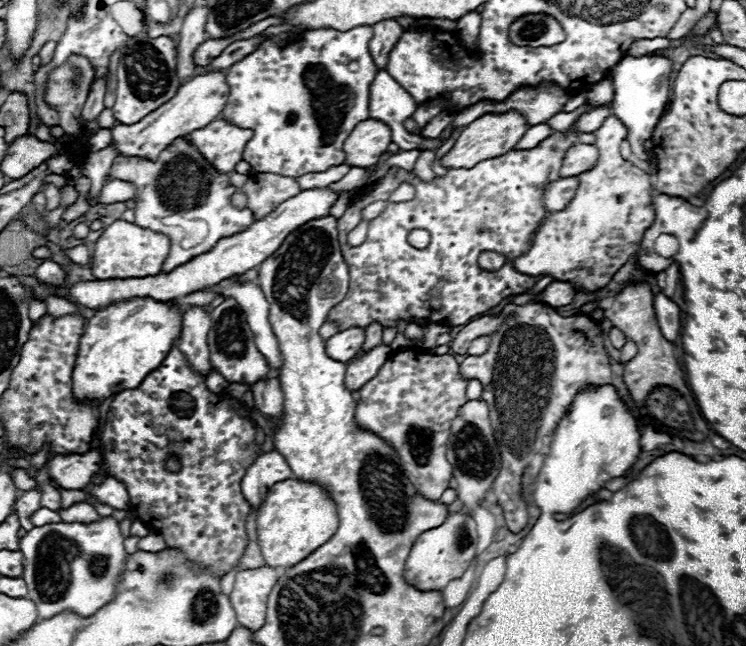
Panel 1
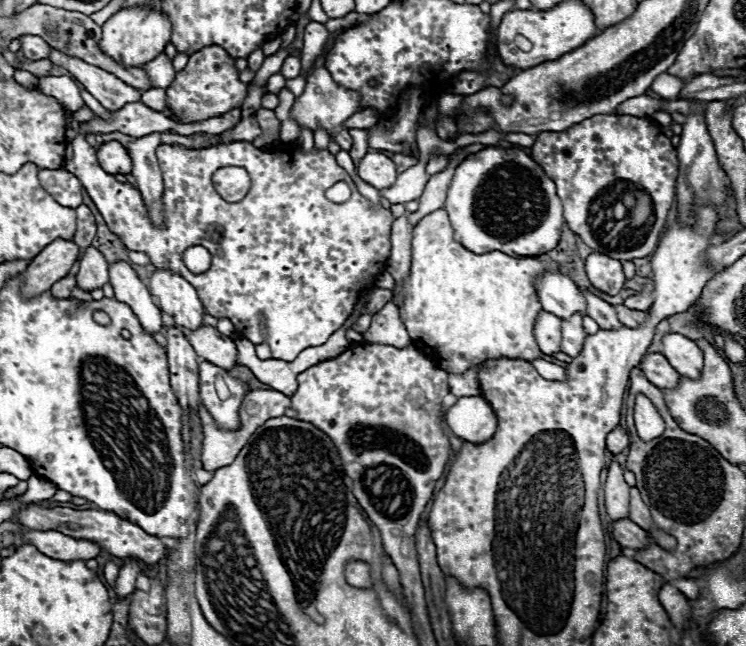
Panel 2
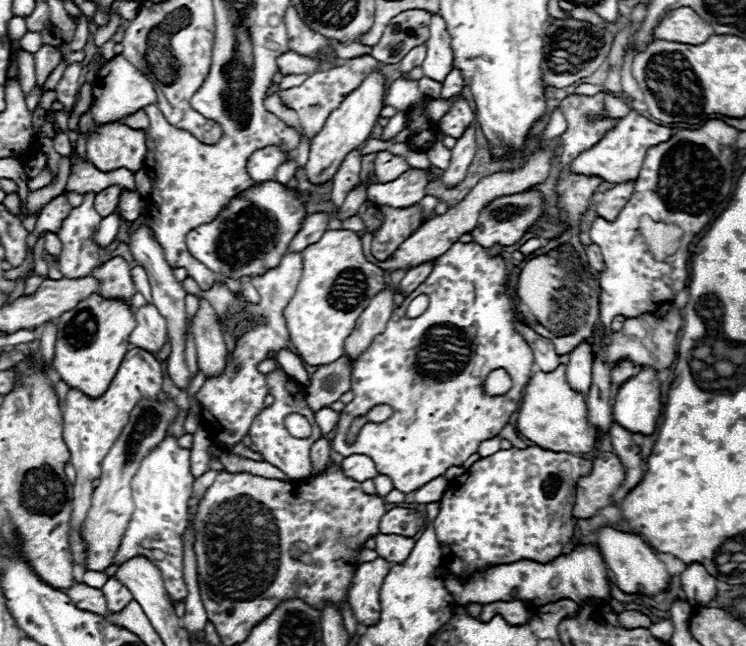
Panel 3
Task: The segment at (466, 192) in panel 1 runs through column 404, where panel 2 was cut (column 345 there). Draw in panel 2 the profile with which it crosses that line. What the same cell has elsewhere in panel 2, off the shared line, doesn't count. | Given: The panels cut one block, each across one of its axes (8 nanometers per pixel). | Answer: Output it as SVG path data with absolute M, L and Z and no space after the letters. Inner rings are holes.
M78 134L78 136L72 140L72 148L74 148L74 156L72 156L72 160L66 162L64 168L66 168L68 172L72 172L74 176L78 176L78 180L82 182L82 186L86 188L86 192L90 192L90 198L94 200L96 208L98 208L100 214L104 216L108 228L122 238L124 246L126 246L128 250L132 250L132 252L144 252L156 268L172 268L172 270L180 272L180 274L198 290L198 296L200 296L200 300L202 300L202 304L204 304L204 310L206 310L208 314L212 314L212 316L216 316L216 318L230 318L232 324L236 326L236 330L240 332L240 336L248 338L248 340L254 342L254 344L266 342L266 344L270 346L272 358L292 362L304 348L324 344L324 342L348 320L348 316L350 316L352 310L354 310L356 300L374 284L376 276L378 276L380 272L384 272L384 268L386 268L386 260L388 260L388 256L390 256L390 226L392 226L392 222L394 222L394 216L392 216L388 210L384 210L384 208L372 210L370 204L368 204L368 200L366 200L362 194L358 194L358 190L356 190L354 182L350 180L350 176L346 174L346 170L336 164L334 154L330 154L328 150L312 148L310 152L304 152L304 150L298 146L298 142L282 142L282 144L274 144L274 146L268 146L268 148L254 148L250 142L230 142L230 144L218 144L218 146L202 148L202 150L186 150L186 148L182 148L182 146L178 146L178 144L160 144L158 150L156 150L156 156L158 156L158 164L160 164L160 170L162 170L162 176L164 176L164 194L162 194L164 224L162 224L162 226L156 226L156 224L152 224L152 220L148 218L148 208L146 208L146 204L144 204L144 198L142 198L140 190L136 190L136 188L134 188L132 184L128 184L128 182L118 182L118 180L114 180L112 174L104 172L104 170L100 168L98 160L96 160L96 152L90 150L90 144L86 142L84 136ZM222 166L242 166L242 168L248 170L248 174L250 174L250 178L252 178L252 186L250 186L248 194L246 194L240 202L224 202L224 200L220 198L220 194L216 194L216 190L214 190L214 186L212 186L212 172L216 172L216 168L222 168ZM336 182L346 182L346 184L350 186L350 190L352 190L352 198L350 198L350 200L346 200L346 202L342 202L342 204L334 204L334 202L330 202L330 200L324 196L326 190L328 190L330 186L334 186ZM188 246L204 246L204 248L210 250L210 254L212 254L212 266L210 266L210 270L206 270L206 272L202 272L202 274L192 274L192 272L184 266L184 262L182 262L182 252L184 252Z

